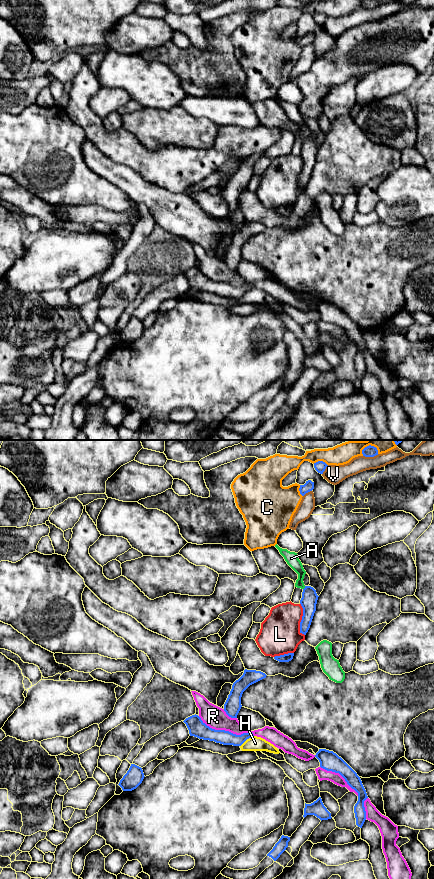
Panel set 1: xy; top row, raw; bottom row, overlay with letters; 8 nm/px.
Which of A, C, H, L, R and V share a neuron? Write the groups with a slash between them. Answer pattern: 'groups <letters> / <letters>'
groups A / C V / H / L / R

